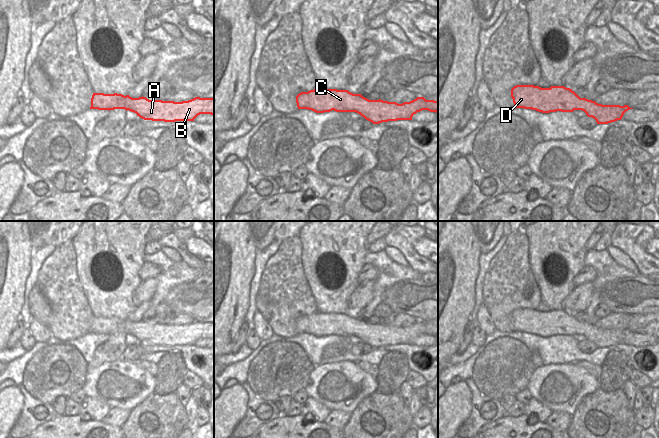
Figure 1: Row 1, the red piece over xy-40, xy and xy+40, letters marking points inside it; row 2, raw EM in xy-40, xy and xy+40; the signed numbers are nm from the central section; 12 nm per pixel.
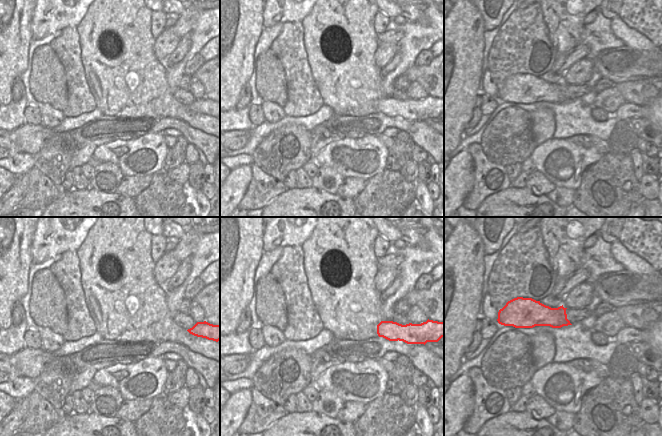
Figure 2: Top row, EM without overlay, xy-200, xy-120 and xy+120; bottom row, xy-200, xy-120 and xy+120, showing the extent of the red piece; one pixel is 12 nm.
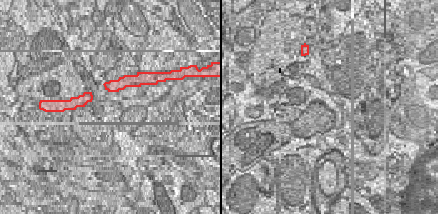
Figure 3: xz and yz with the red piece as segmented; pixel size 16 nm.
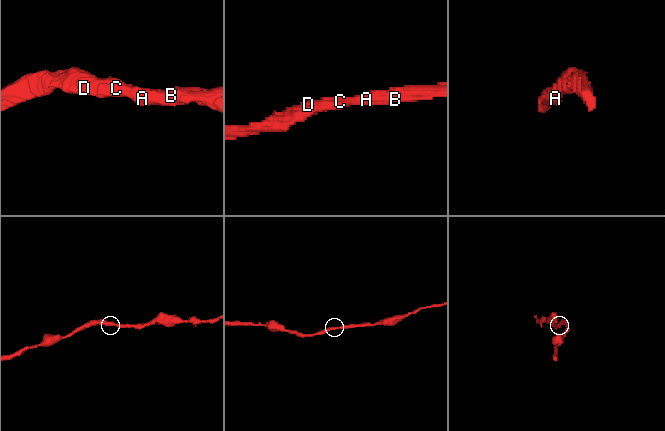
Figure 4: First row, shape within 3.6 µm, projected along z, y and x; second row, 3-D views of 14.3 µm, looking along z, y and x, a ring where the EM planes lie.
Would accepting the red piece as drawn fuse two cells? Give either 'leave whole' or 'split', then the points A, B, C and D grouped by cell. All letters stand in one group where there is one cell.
leave whole; groups A B C D

